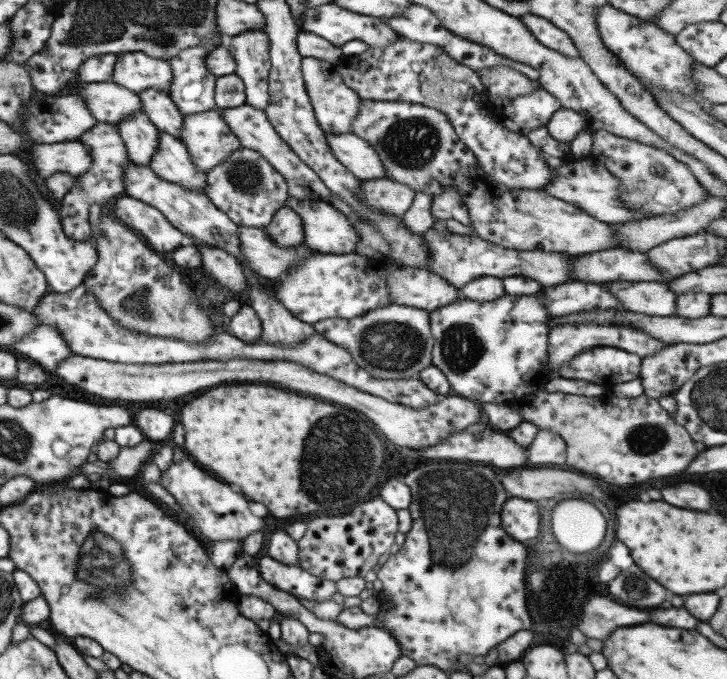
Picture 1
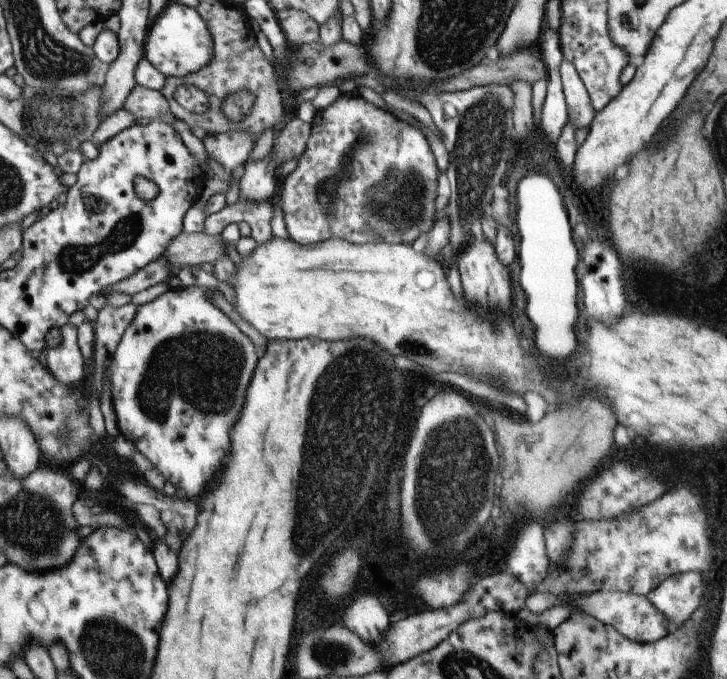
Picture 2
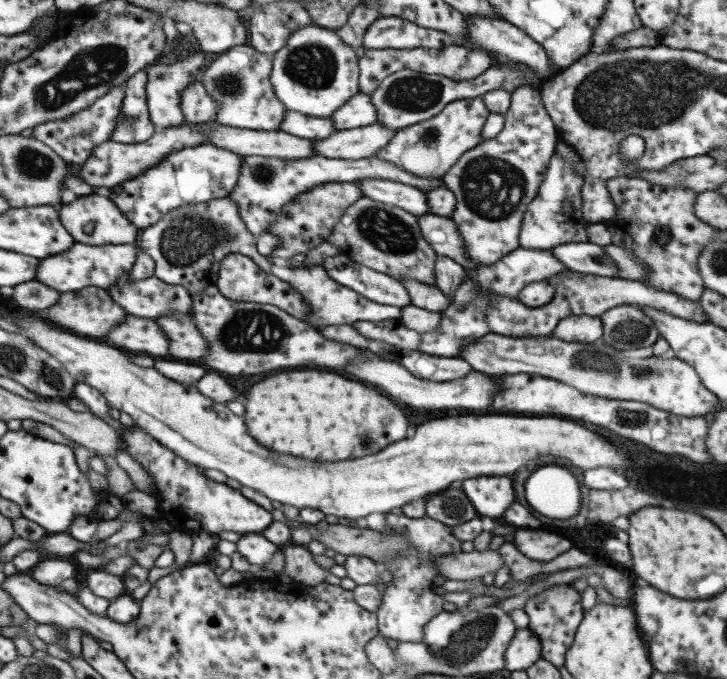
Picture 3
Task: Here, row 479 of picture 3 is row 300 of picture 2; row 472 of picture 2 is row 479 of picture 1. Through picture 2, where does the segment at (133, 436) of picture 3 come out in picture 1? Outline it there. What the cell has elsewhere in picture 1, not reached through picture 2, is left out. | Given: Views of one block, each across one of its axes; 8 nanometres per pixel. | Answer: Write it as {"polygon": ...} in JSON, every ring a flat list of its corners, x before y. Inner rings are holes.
{"polygon":[[190,460,173,462,166,470,162,471,160,484,174,496,184,512,192,517,188,520,190,527,198,528,207,539,242,542,249,534,262,530,262,526,264,526,264,520,250,512,248,500,242,494,236,494,236,492,232,492,230,486,210,478,204,470,200,470]]}

